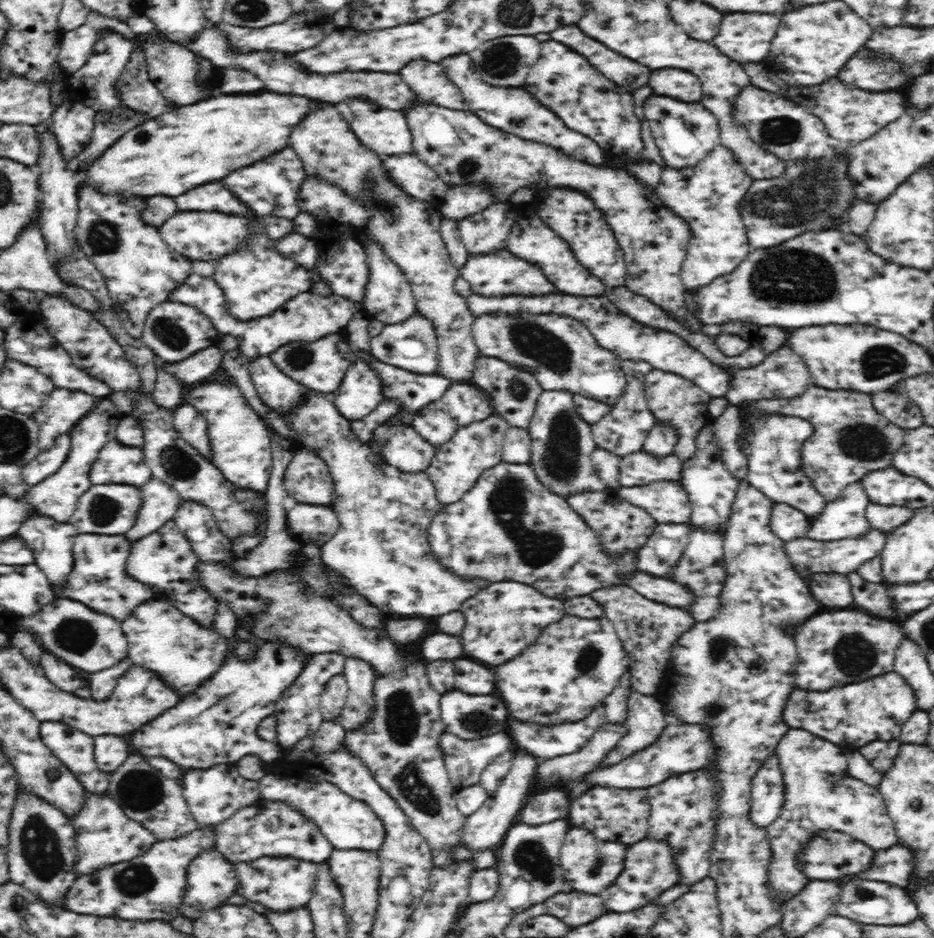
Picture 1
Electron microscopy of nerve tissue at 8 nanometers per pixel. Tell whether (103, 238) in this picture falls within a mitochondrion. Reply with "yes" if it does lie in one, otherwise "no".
yes

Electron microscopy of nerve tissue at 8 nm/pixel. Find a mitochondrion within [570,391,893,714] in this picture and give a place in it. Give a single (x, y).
(853, 654)

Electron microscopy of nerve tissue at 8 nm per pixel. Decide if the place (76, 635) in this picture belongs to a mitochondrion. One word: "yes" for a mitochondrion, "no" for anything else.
yes

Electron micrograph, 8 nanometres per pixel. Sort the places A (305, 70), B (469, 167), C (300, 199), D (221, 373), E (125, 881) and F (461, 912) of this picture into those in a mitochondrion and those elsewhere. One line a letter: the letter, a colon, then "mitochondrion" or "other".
A: other
B: mitochondrion
C: other
D: other
E: mitochondrion
F: other

